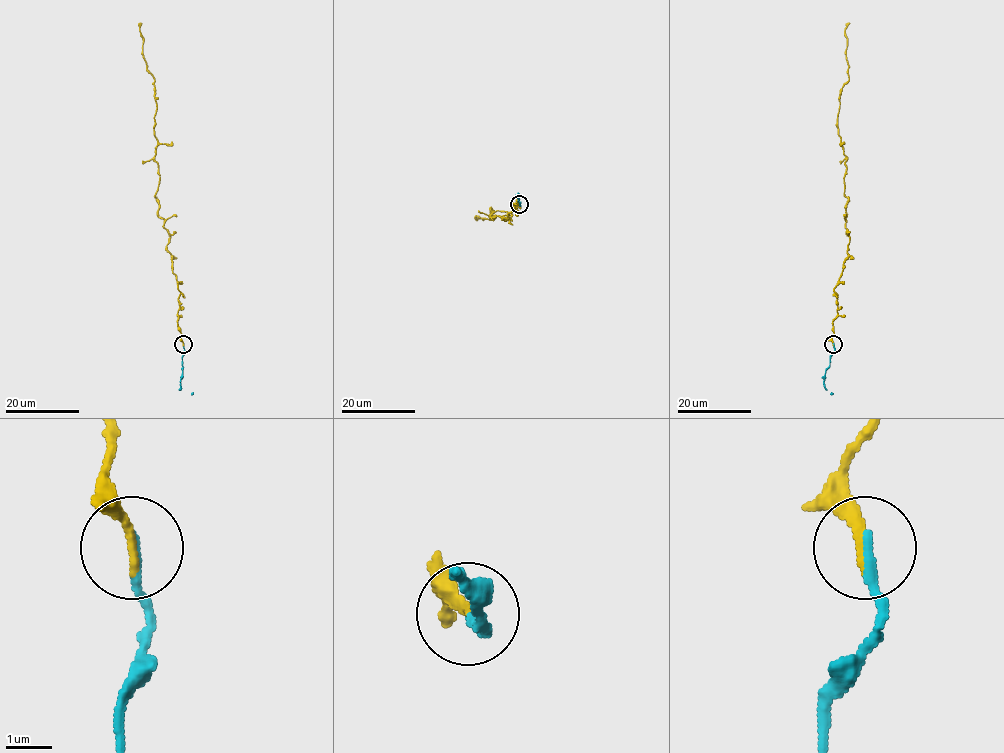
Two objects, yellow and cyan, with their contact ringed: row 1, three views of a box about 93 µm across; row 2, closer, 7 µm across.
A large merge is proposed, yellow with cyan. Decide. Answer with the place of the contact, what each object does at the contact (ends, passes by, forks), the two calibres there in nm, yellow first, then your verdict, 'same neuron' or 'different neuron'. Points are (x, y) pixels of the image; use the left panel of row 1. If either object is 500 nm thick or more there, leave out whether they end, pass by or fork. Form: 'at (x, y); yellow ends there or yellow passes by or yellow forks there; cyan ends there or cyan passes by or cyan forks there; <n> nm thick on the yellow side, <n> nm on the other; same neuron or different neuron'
at (183, 344); yellow ends there; cyan ends there; 220 nm thick on the yellow side, 220 nm on the other; same neuron

